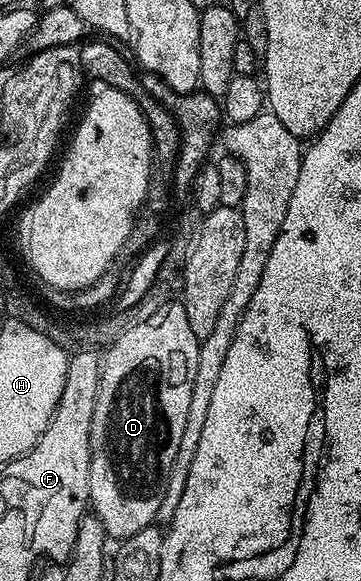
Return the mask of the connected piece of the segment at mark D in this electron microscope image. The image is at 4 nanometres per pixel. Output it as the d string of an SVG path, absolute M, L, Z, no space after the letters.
M182 302L167 303L156 315L143 319L140 323L132 322L125 333L121 333L110 347L106 348L99 369L99 388L97 389L97 405L93 405L93 425L91 426L91 460L89 461L89 500L90 510L101 521L108 536L116 541L127 540L141 529L155 523L157 509L161 509L161 497L165 497L165 489L169 481L169 473L173 469L173 461L177 457L177 449L181 445L181 433L185 433L185 421L189 417L189 397L193 397L193 376L197 373L197 353L199 340L189 329L189 317L185 313Z

